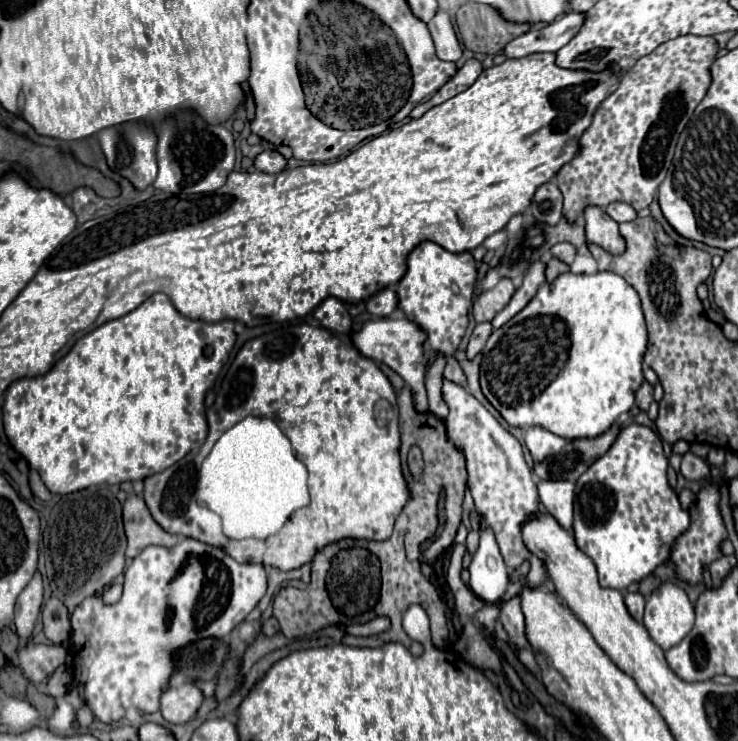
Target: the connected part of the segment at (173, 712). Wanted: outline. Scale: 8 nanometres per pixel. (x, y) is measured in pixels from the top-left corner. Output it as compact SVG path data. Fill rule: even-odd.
M175 683L159 697L161 715L167 723L187 723L201 703L203 693L193 683Z

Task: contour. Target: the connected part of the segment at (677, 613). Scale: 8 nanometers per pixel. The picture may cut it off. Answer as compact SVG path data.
M663 583L649 595L643 625L663 651L677 645L691 631L693 623L693 603L679 585Z

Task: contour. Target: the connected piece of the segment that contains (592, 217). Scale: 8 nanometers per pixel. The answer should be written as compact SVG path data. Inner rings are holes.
M587 207L585 221L585 233L589 243L603 247L611 255L621 255L625 251L623 237L619 235L619 225L601 207Z

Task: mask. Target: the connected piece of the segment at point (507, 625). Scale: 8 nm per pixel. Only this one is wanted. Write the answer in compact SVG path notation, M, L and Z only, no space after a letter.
M519 593L503 605L499 619L501 619L503 629L507 631L511 643L515 643L517 647L531 649L531 645L527 643L527 635L525 635L525 619L523 619L523 611L519 607Z

